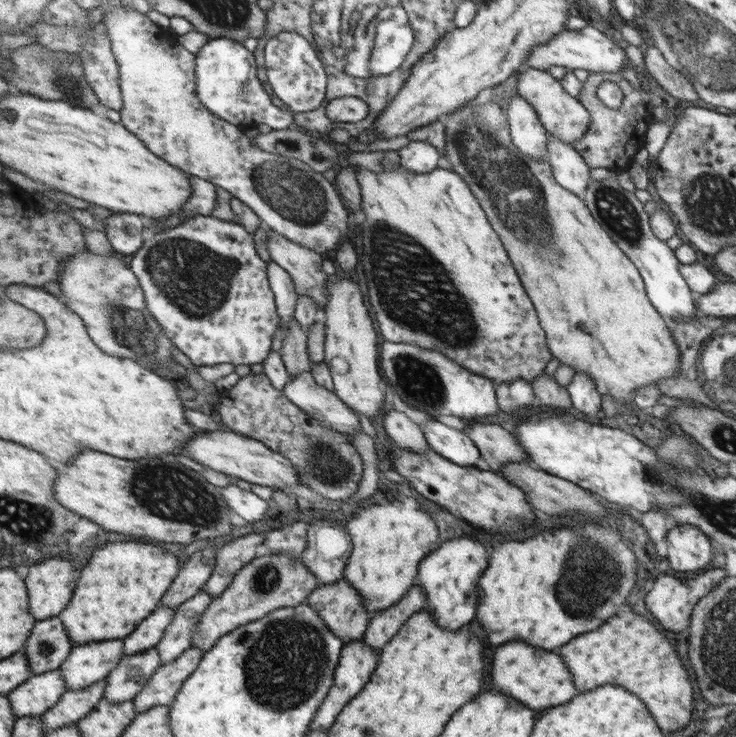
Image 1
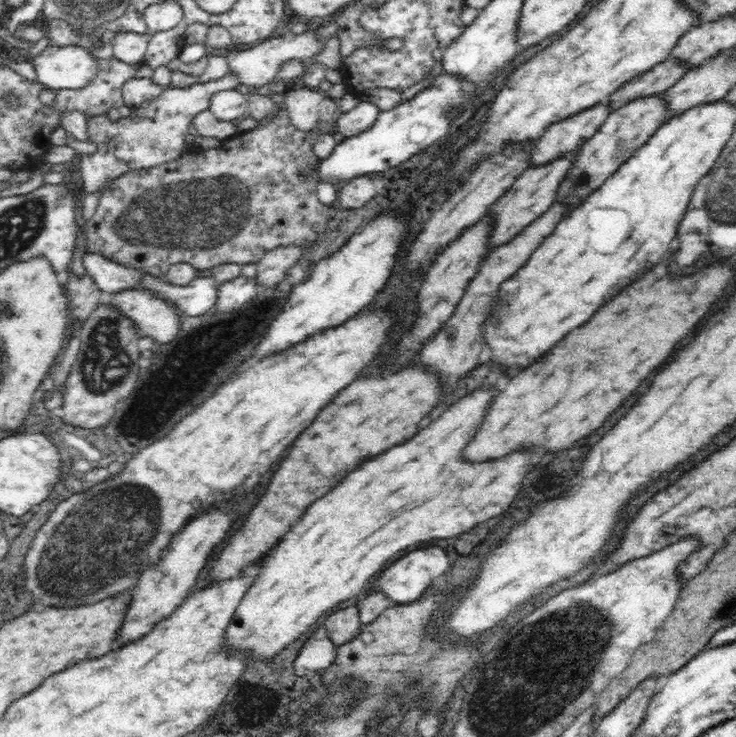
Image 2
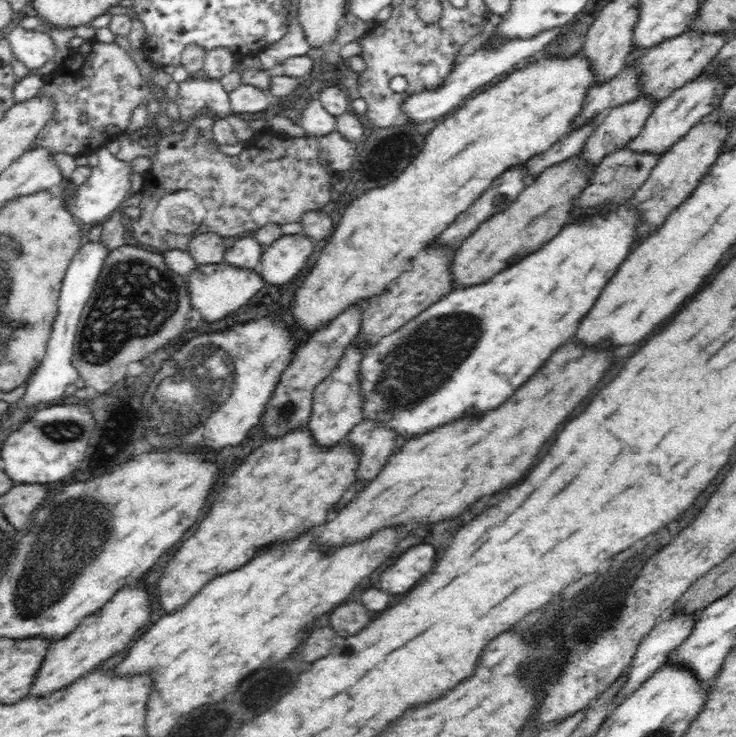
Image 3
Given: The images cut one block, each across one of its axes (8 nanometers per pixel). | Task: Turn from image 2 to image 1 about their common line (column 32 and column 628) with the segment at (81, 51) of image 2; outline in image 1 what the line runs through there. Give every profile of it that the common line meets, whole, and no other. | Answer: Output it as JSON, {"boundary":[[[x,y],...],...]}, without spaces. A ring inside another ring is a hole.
{"boundary":[[[587,25],[580,30],[564,30],[557,36],[553,36],[546,44],[539,44],[531,50],[531,56],[526,61],[527,68],[536,70],[549,70],[551,66],[561,66],[569,69],[582,69],[589,73],[618,73],[622,75],[622,69],[630,64],[622,47],[610,40],[602,31]]]}

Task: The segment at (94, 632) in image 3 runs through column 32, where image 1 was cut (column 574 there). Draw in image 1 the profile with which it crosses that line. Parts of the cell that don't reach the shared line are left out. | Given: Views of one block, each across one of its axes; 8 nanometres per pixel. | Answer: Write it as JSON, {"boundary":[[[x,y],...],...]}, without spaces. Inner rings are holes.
{"boundary":[[[506,642],[492,658],[492,688],[502,694],[512,694],[512,698],[526,702],[525,705],[532,710],[544,712],[554,705],[563,705],[572,700],[579,693],[572,678],[573,674],[558,654],[528,646],[524,642]]]}

